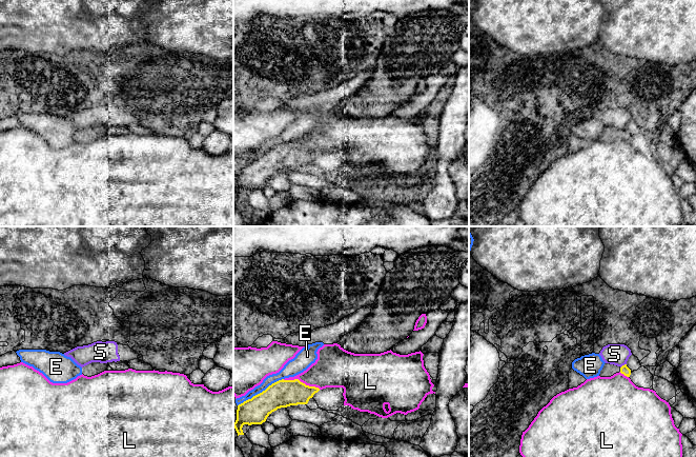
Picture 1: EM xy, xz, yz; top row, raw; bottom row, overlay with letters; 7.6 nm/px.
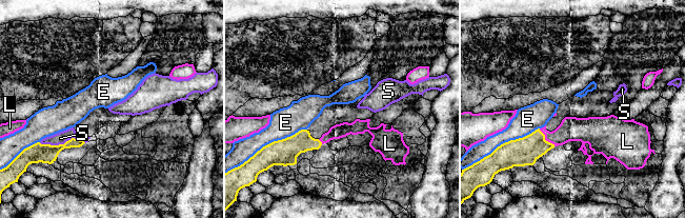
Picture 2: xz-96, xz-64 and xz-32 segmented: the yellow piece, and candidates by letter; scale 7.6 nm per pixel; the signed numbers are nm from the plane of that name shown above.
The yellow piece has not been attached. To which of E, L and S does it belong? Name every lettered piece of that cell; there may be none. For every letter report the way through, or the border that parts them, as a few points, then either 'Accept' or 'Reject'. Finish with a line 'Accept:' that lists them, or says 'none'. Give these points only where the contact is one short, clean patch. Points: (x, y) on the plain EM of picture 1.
E: Reject
L: Reject
S: Boundary: yz (626, 127), (620, 132). Reject
Accept: none

